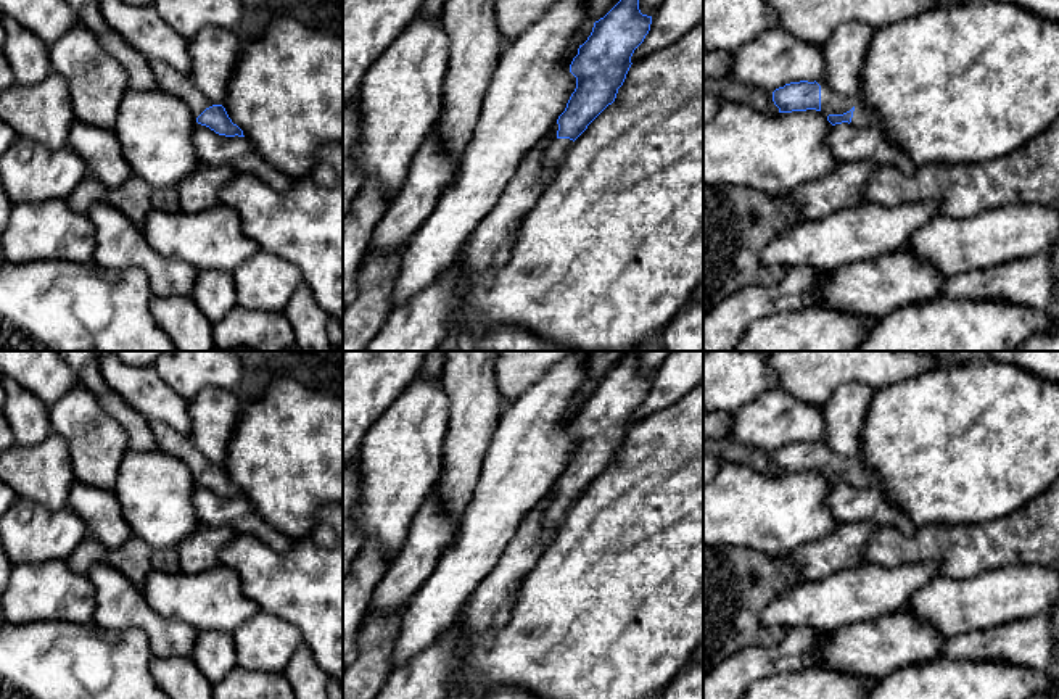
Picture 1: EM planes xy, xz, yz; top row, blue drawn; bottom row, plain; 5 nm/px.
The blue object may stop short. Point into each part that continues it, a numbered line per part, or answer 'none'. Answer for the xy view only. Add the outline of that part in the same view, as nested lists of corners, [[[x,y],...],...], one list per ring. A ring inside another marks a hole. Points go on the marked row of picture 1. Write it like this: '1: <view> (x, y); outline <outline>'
1: xy (168, 79); outline [[[151,60],[150,68],[155,76],[156,89],[182,100],[195,119],[206,108],[214,105],[198,90],[187,74],[180,74],[174,68],[158,60]]]

